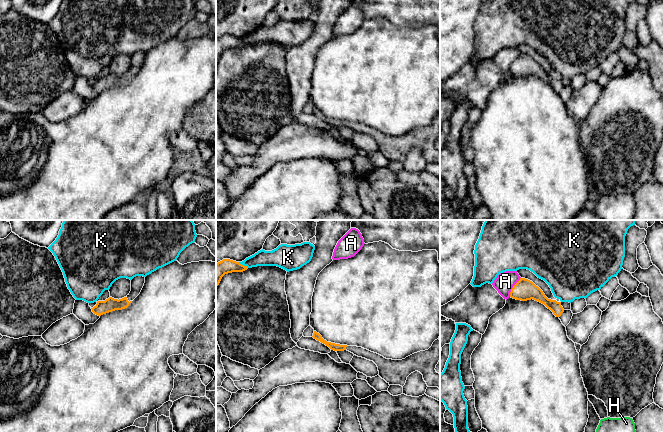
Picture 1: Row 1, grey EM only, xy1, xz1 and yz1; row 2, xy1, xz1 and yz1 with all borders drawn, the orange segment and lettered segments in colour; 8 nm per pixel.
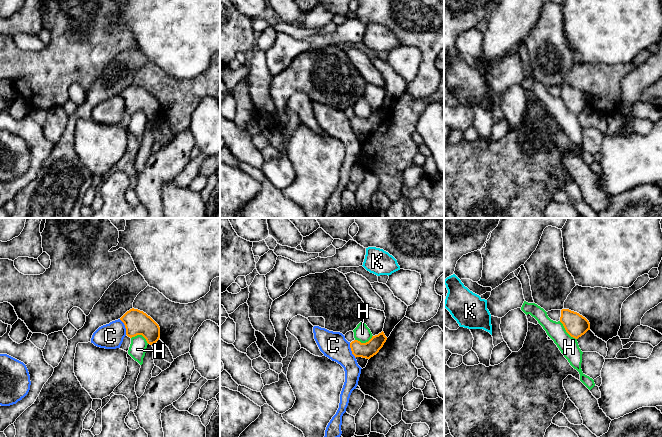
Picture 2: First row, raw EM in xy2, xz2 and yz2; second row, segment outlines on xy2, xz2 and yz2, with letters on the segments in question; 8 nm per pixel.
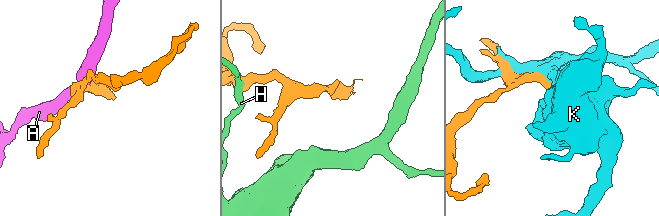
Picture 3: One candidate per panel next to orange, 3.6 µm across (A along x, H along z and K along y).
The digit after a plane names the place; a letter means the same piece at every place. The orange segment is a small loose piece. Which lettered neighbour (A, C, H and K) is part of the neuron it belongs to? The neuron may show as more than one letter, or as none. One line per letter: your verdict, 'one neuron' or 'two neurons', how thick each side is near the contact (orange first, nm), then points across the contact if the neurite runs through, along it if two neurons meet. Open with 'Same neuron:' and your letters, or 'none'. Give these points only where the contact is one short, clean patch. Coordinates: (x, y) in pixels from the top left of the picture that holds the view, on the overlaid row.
Same neuron: none
A: two neurons | 170/150 nm | along yz1 (520, 277), (511, 289), (509, 296)
C: two neurons | 200/200 nm
H: two neurons | 180/150 nm | along yz2 (559, 321), (564, 329), (576, 339)
K: two neurons | 140/130 nm

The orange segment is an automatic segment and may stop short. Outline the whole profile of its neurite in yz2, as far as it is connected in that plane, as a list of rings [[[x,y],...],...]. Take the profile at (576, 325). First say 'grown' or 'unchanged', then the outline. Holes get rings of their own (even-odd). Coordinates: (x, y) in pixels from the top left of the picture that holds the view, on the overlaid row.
unchanged; [[[569,309],[561,310],[560,322],[566,332],[573,338],[578,339],[590,330],[589,321],[577,312]]]

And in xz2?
unchanged; [[[382,331],[378,335],[372,336],[372,338],[366,343],[361,343],[358,340],[352,341],[350,343],[350,348],[355,358],[362,357],[370,359],[379,352],[386,340],[387,337]]]

